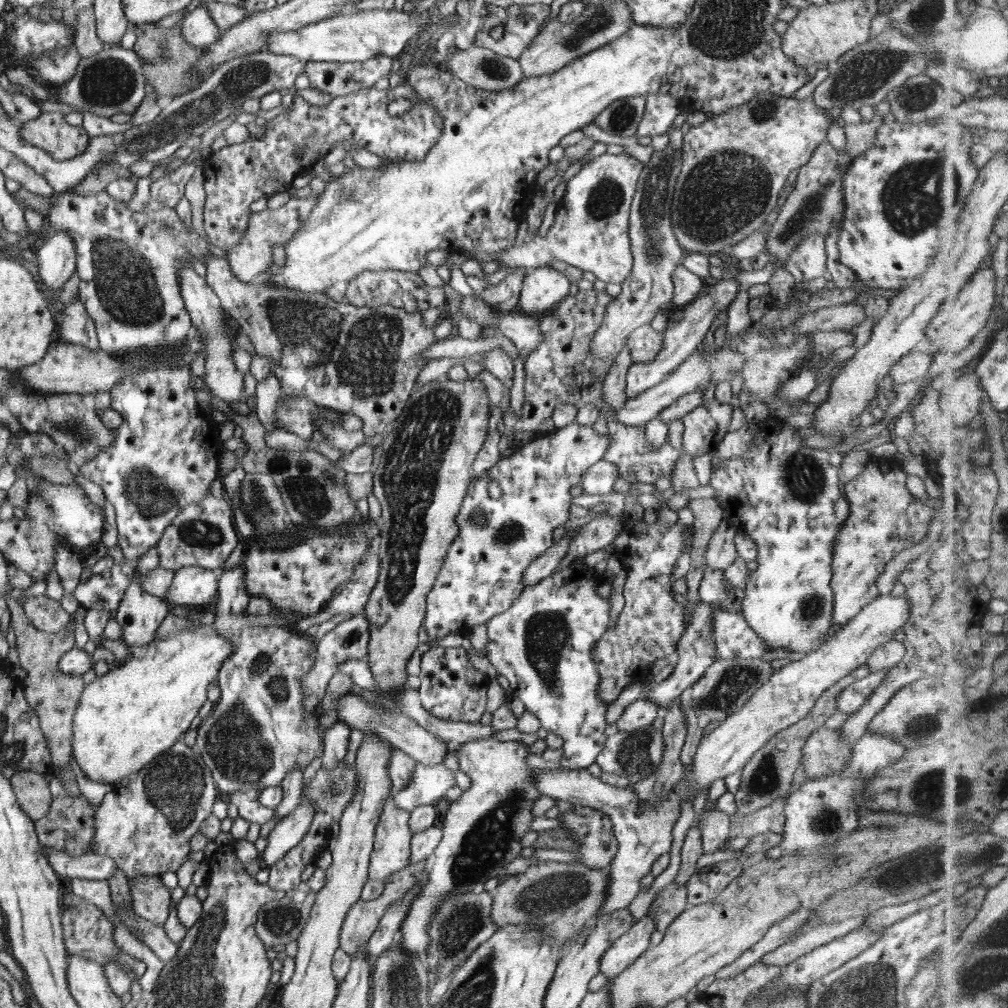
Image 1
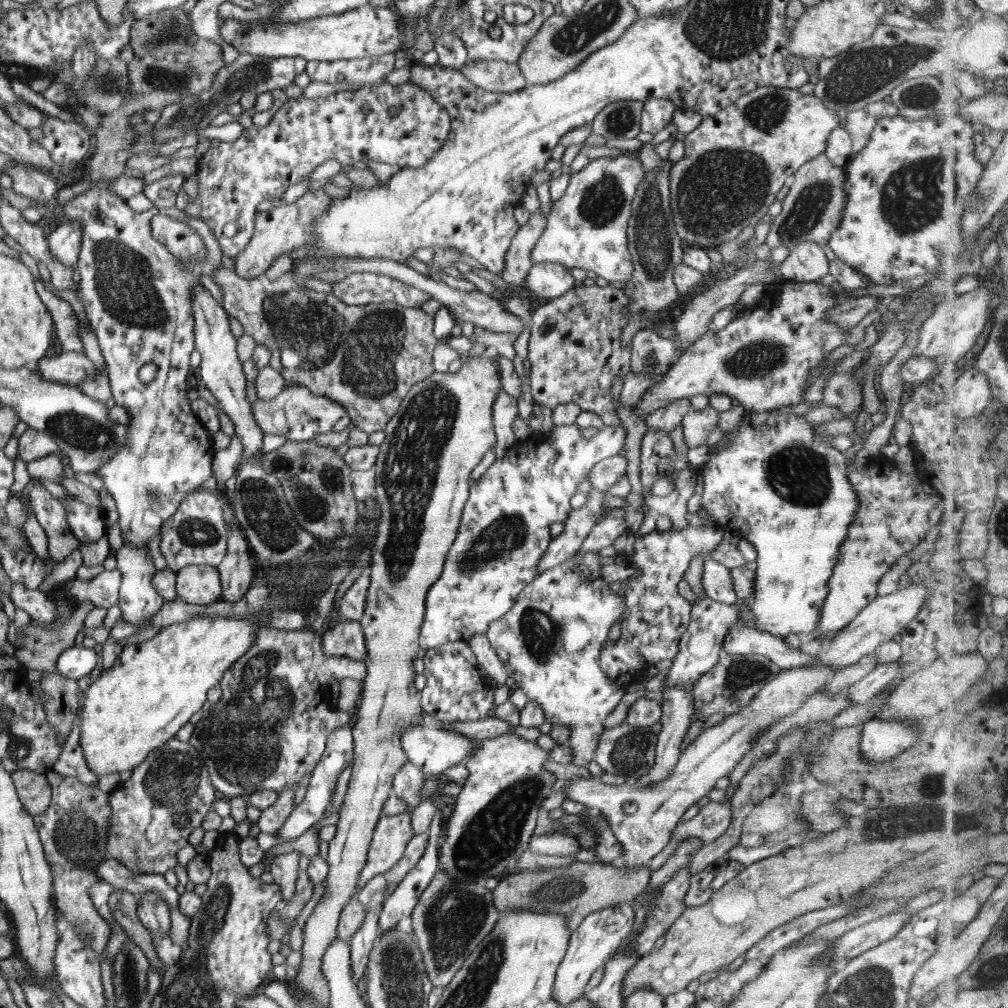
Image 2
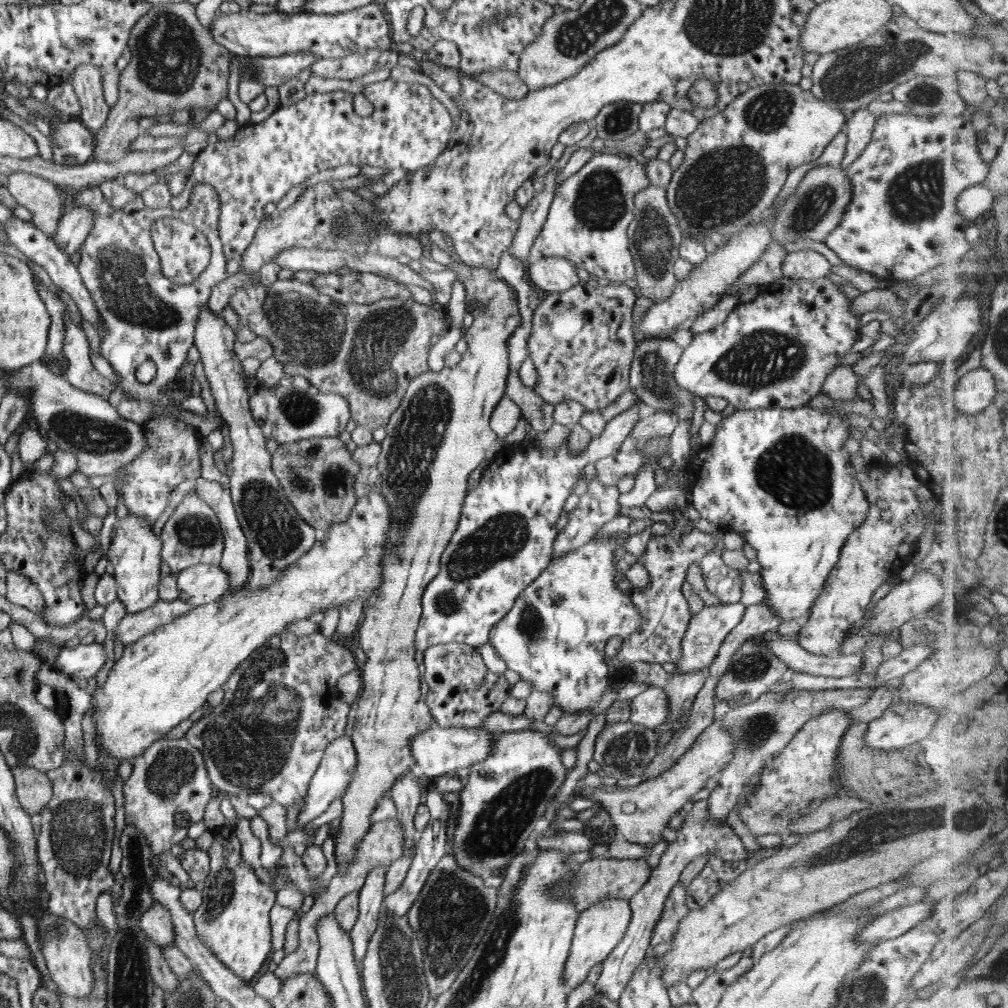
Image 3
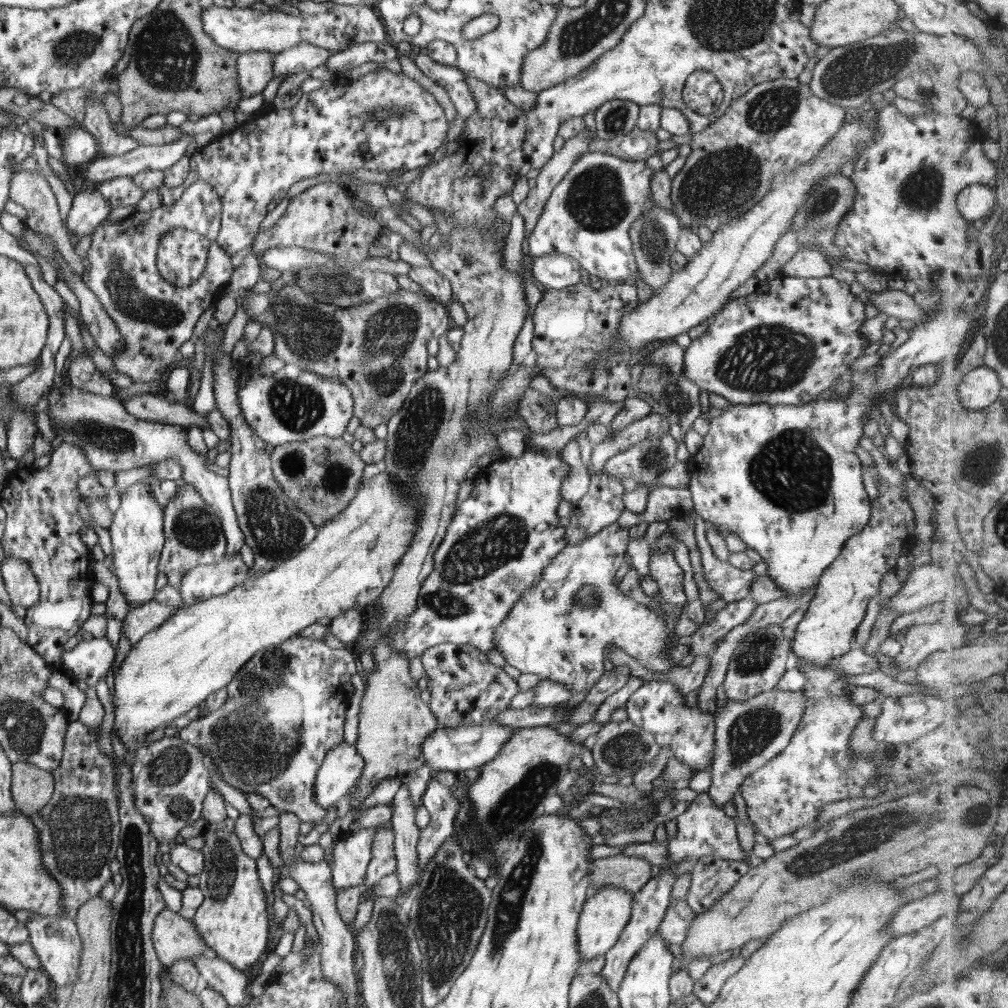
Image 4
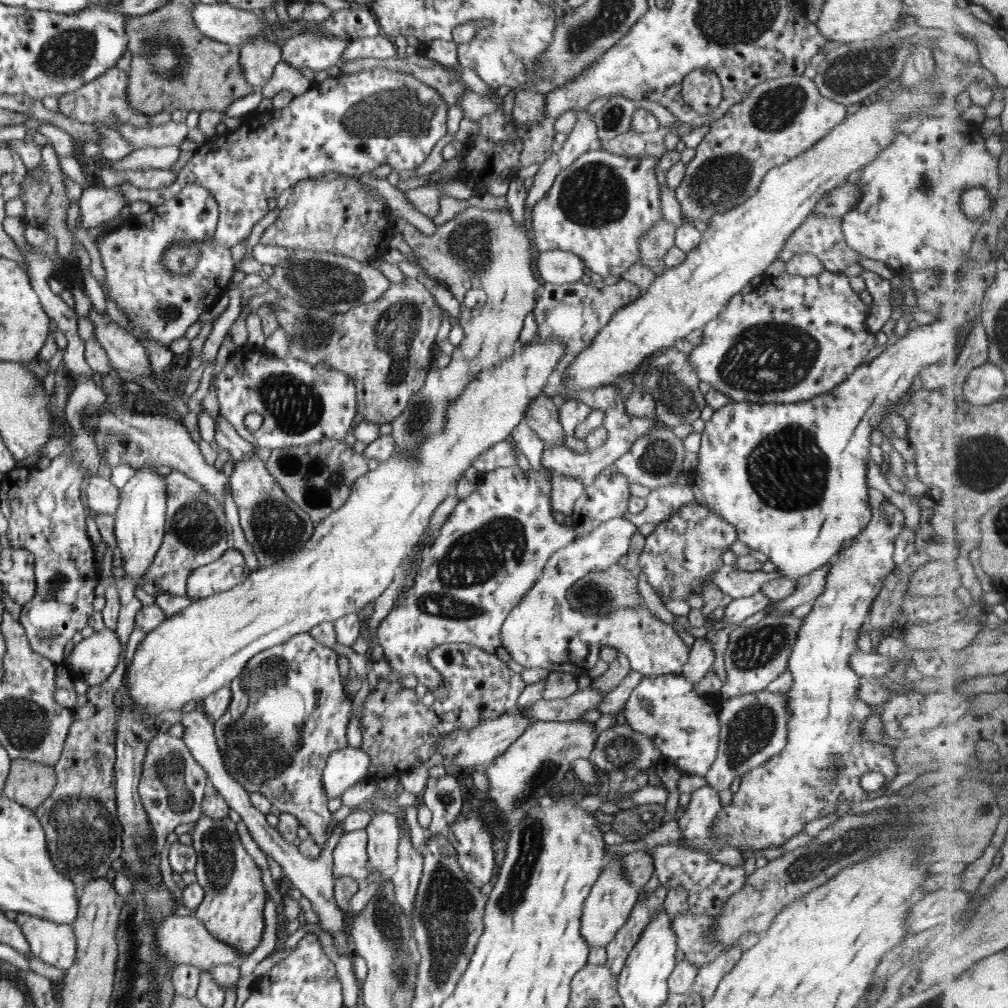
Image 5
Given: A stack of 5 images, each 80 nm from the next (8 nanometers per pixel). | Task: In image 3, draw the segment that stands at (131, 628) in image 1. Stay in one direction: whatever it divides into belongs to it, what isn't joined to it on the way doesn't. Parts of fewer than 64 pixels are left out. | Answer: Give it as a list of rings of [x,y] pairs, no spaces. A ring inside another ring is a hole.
[[[124,514],[120,518],[120,526],[111,536],[107,557],[114,565],[113,576],[116,579],[117,598],[124,604],[126,613],[144,610],[158,602],[161,548],[161,538],[154,533],[153,522],[150,519],[140,518],[134,514]]]

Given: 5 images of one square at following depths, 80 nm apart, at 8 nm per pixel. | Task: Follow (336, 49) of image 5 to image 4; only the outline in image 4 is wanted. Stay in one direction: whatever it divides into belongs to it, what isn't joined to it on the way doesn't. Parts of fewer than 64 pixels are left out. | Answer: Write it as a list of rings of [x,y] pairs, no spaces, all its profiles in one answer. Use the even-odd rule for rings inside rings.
[[[307,42],[286,48],[275,55],[274,77],[290,76],[298,72],[310,71],[317,66],[324,66],[331,55],[331,52],[325,48]]]

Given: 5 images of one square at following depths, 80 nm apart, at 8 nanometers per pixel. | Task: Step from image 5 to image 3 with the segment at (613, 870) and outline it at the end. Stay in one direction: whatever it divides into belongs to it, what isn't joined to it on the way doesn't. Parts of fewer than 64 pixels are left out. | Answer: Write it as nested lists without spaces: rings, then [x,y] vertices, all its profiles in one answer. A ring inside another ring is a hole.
[[[604,899],[600,904],[594,904],[592,908],[586,909],[579,914],[575,925],[570,955],[562,973],[564,988],[568,991],[578,988],[580,984],[586,982],[590,970],[596,964],[602,963],[614,951],[614,948],[622,941],[624,934],[630,926],[631,909],[629,901],[624,899]]]

